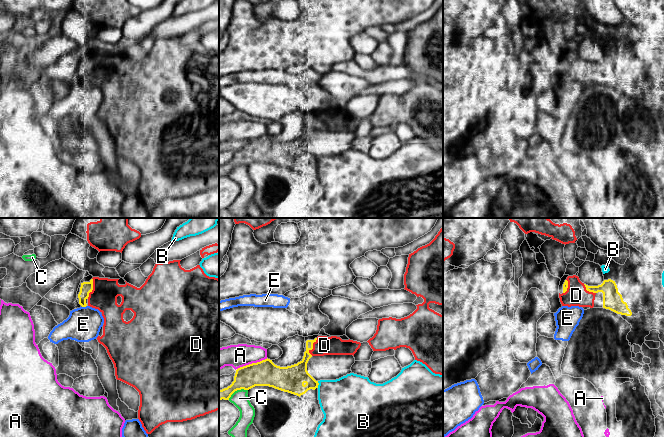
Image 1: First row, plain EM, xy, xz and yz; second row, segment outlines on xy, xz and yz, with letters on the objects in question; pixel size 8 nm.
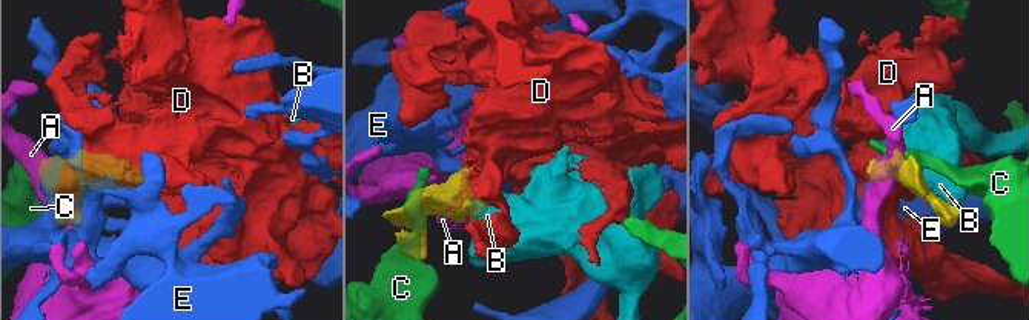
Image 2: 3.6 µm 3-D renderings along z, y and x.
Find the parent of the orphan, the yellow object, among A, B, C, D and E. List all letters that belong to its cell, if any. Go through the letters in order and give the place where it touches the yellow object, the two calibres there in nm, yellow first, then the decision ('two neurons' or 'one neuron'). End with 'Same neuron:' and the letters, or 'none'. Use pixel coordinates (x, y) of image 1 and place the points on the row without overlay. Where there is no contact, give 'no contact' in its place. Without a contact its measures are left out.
A: contact xz (252, 139); calibres 200 and 180 nm; two neurons
B: contact xz (318, 160); calibres 220 and 380 nm; two neurons
C: contact xz (237, 165); calibres 200 and 140 nm; two neurons
D: contact xy (92, 64); calibres 100 and 220 nm; one neuron
E: contact xy (84, 82); calibres 100 and 280 nm; two neurons
Same neuron: D

